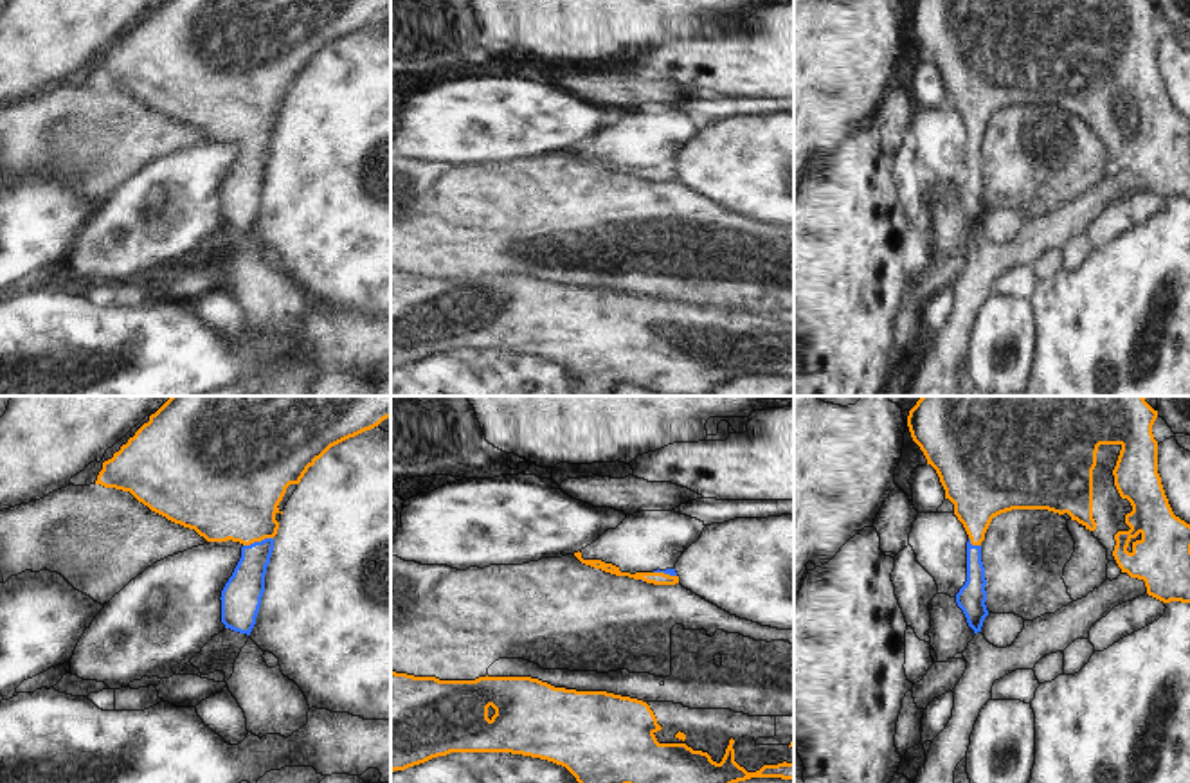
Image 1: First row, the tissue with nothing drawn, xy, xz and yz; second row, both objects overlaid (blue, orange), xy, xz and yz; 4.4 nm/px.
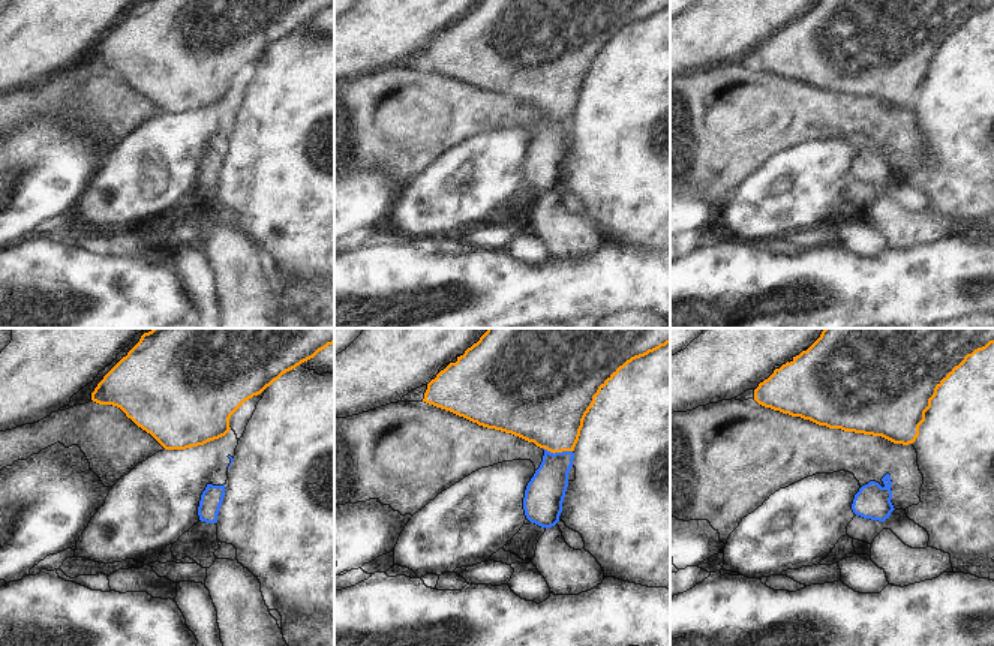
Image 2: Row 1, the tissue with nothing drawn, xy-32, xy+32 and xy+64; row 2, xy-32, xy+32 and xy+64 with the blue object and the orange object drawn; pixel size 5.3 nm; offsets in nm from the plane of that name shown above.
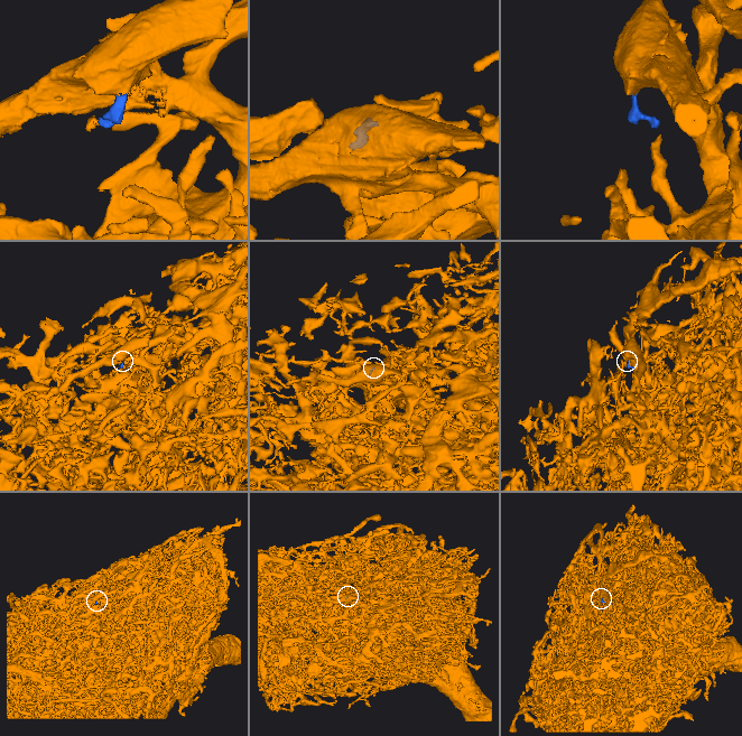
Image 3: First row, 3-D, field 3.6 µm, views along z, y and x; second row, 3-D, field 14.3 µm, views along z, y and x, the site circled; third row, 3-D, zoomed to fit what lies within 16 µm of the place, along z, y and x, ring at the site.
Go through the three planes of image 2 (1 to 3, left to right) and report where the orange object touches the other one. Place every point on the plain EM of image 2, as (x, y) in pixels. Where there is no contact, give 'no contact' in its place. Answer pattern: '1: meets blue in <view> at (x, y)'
1: no contact
2: meets blue in xy+32 at (558, 117)
3: no contact

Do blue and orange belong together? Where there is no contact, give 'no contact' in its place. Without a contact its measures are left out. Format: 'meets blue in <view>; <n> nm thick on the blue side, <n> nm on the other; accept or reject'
meets blue in xy; 180 nm thick on the blue side, 420 nm on the other; accept

